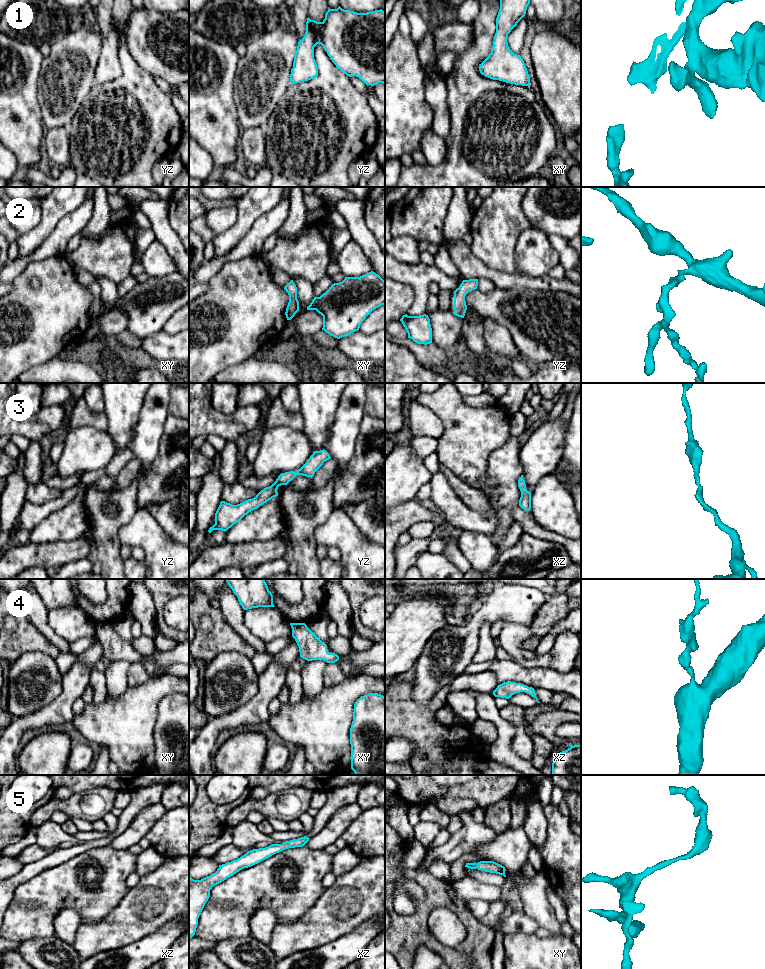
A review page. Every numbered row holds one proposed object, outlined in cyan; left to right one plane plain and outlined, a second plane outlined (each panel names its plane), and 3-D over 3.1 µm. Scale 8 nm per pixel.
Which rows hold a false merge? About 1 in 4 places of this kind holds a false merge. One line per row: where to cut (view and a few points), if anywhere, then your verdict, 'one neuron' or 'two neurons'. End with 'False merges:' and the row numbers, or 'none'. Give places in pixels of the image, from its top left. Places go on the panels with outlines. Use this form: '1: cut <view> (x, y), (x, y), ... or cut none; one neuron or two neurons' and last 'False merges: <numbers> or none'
1: cut none; one neuron
2: cut none; one neuron
3: cut none; one neuron
4: cut none; one neuron
5: cut none; one neuron
False merges: none

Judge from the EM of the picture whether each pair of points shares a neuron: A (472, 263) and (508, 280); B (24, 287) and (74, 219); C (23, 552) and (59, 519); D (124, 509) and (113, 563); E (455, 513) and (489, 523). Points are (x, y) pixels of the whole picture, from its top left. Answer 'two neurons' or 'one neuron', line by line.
A: one neuron
B: two neurons
C: two neurons
D: one neuron
E: one neuron

